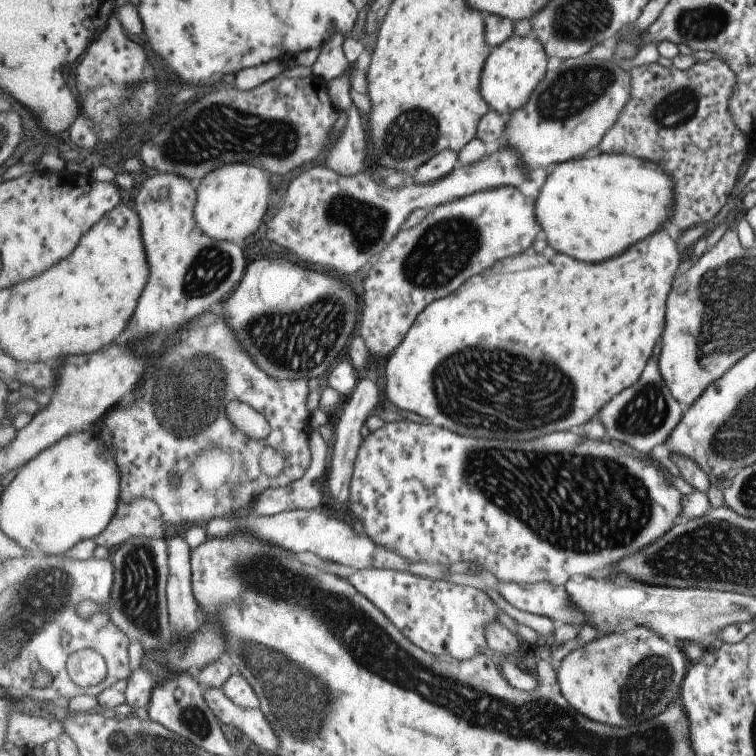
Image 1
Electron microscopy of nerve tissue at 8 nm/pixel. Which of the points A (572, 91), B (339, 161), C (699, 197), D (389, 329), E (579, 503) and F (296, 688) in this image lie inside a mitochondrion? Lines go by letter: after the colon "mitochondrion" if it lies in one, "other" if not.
A: mitochondrion
B: other
C: other
D: other
E: mitochondrion
F: mitochondrion

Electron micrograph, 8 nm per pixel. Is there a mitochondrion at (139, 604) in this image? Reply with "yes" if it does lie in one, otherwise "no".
yes

